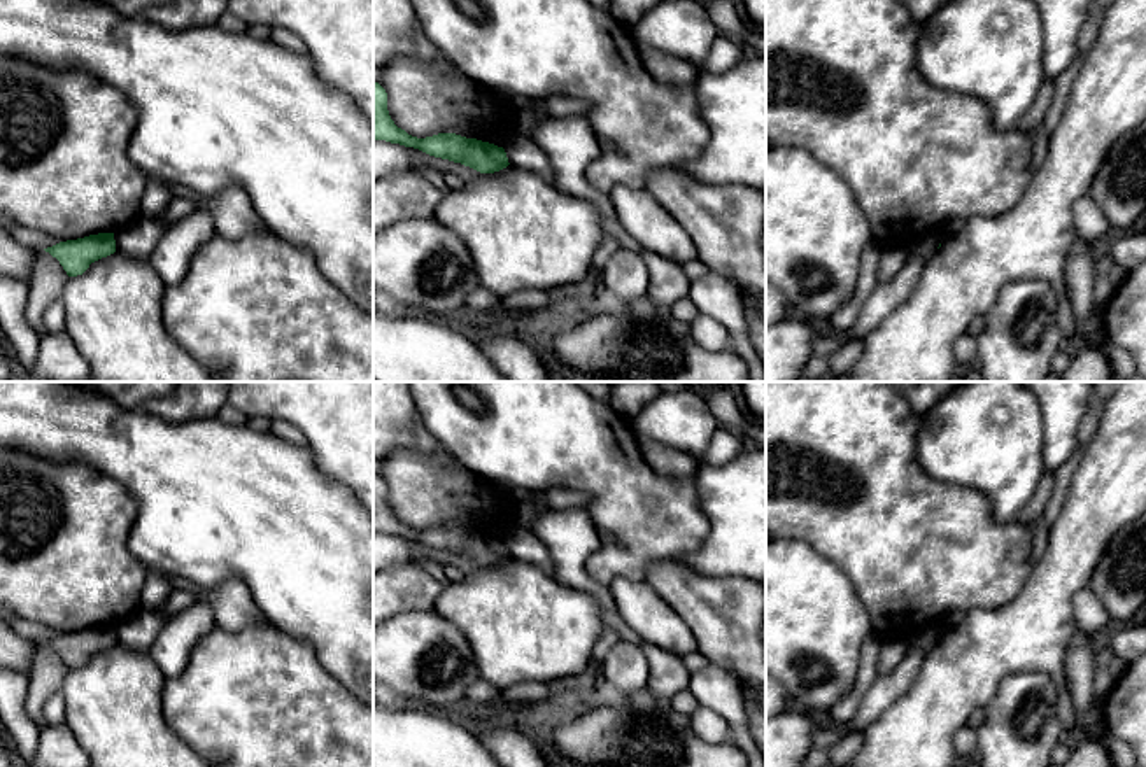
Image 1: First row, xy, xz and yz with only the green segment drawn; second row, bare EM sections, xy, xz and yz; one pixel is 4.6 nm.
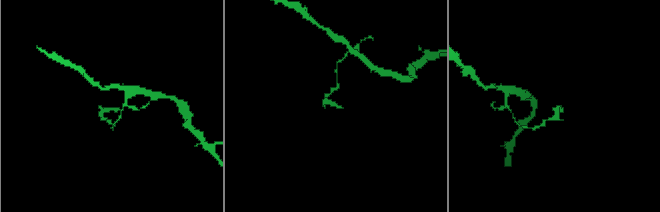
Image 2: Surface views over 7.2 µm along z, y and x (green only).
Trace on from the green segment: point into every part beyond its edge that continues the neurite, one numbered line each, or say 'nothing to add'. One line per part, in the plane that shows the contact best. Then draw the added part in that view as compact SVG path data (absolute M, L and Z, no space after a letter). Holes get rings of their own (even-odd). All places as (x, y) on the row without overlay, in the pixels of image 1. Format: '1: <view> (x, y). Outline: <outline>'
nothing to add

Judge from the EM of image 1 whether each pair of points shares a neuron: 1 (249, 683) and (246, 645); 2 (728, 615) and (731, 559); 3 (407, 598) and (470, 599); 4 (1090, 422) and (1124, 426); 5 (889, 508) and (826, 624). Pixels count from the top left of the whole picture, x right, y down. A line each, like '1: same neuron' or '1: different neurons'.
1: same neuron
2: different neurons
3: different neurons
4: different neurons
5: different neurons

